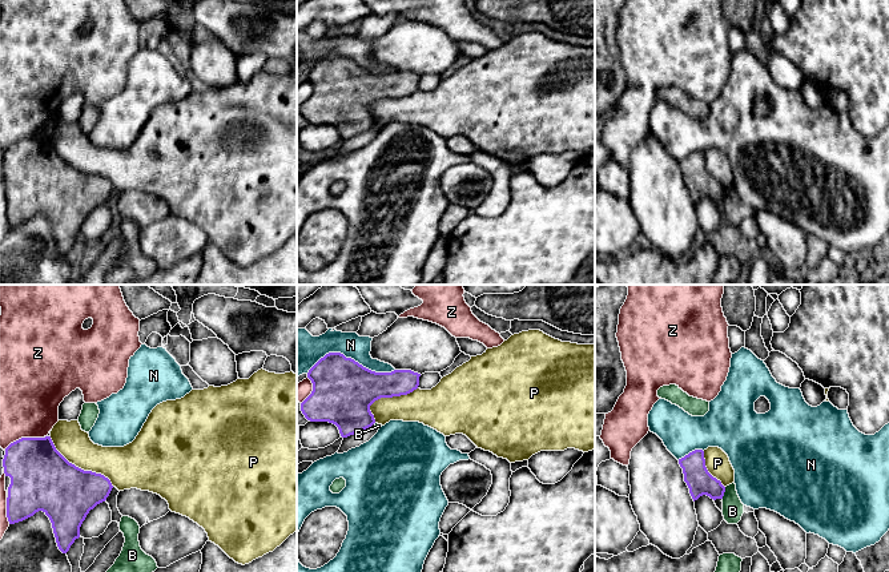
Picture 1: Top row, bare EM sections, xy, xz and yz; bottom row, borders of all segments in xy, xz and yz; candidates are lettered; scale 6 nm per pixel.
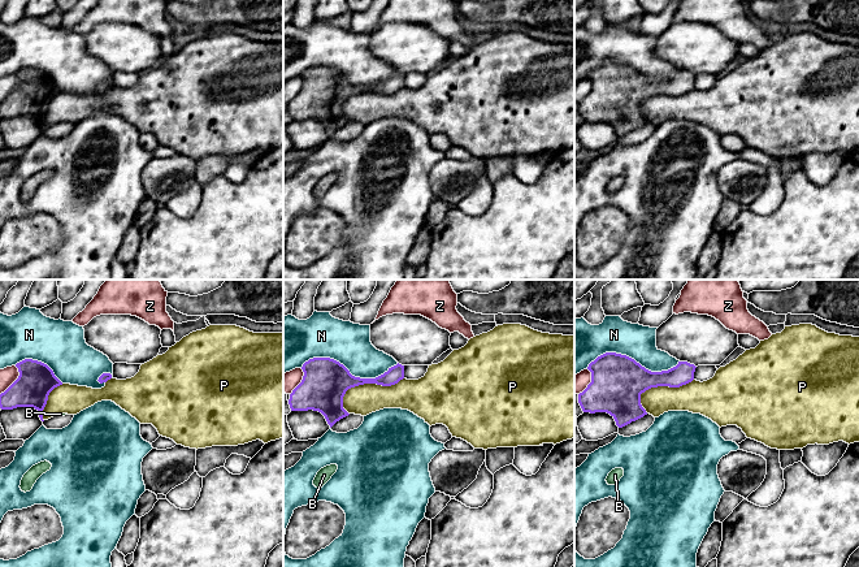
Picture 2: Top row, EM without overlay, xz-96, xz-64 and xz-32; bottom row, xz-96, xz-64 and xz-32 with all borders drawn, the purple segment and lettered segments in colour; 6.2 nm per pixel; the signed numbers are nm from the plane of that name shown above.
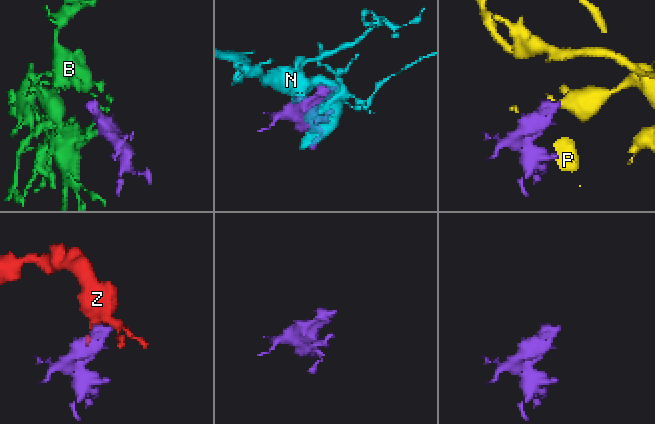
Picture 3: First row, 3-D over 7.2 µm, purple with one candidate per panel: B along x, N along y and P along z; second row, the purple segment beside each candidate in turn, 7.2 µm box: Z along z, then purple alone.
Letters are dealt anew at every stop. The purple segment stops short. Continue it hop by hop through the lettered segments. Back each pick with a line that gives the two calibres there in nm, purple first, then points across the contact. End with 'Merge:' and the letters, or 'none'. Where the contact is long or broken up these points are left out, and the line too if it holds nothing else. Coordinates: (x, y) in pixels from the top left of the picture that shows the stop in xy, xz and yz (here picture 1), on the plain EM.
B: Thickness 160 nm (purple) against 130 nm
Merge: B

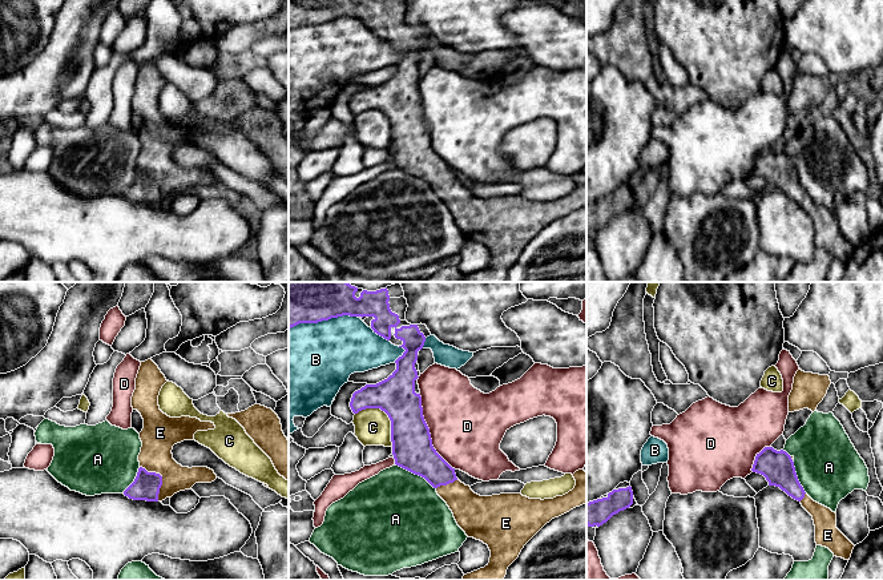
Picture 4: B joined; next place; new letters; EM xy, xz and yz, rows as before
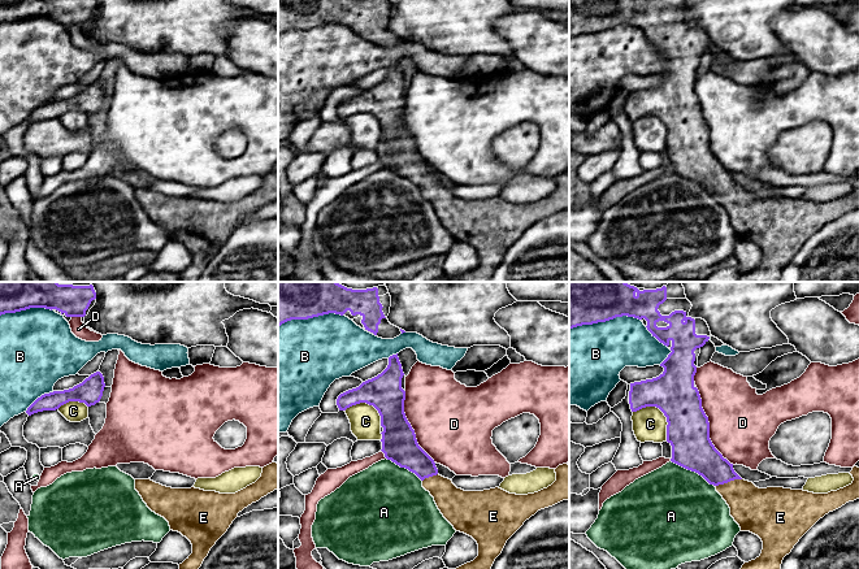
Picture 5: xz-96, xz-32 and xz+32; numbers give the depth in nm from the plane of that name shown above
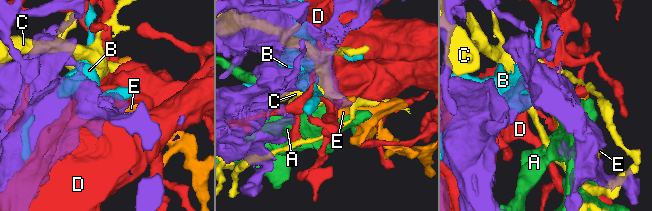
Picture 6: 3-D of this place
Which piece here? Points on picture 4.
E: Thickness 160 nm (purple) against 200 nm. Path across: xy (146, 188), (161, 180), (158, 139)
Merge: E

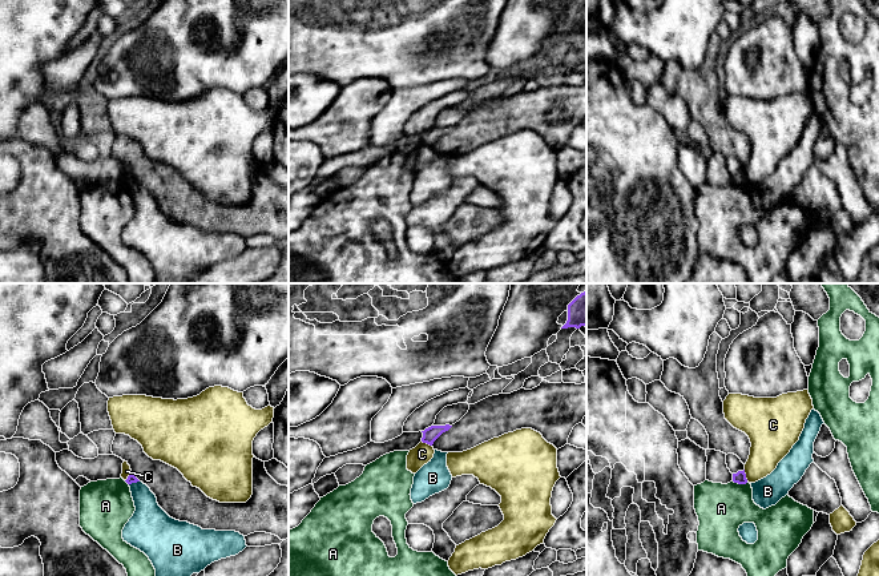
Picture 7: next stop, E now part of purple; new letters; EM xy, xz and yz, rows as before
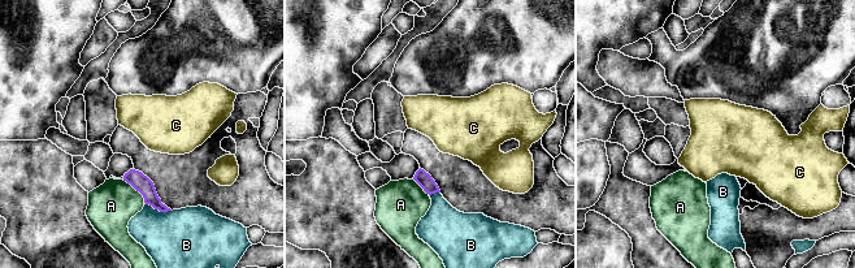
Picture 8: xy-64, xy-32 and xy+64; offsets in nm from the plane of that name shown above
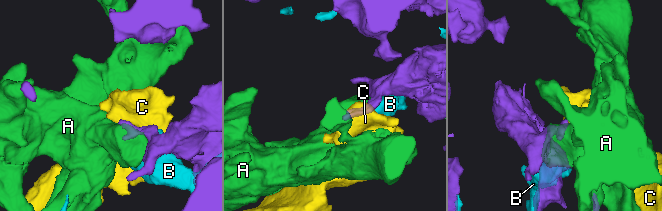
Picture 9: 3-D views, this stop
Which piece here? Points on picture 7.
Merge: none

